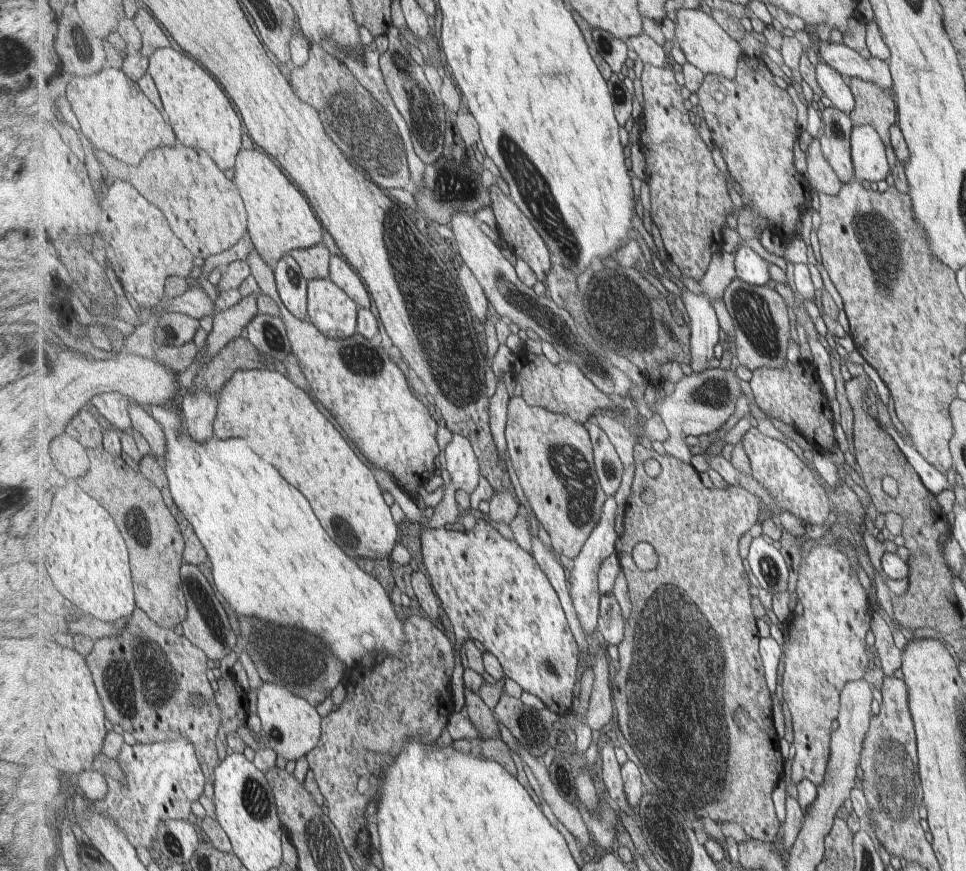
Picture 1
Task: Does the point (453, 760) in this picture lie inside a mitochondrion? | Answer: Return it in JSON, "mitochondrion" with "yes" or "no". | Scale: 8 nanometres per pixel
{"mitochondrion":"no"}

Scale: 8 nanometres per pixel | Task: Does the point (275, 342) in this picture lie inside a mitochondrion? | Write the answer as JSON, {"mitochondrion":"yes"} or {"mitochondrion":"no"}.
{"mitochondrion":"no"}

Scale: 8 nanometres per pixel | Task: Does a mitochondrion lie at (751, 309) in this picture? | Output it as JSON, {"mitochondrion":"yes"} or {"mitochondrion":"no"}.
{"mitochondrion":"yes"}

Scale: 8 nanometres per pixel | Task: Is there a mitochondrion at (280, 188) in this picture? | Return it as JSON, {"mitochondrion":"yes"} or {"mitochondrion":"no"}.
{"mitochondrion":"no"}

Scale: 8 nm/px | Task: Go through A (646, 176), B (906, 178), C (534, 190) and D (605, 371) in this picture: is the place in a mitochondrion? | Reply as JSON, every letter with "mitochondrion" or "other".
{"A":"other","B":"other","C":"mitochondrion","D":"mitochondrion"}

